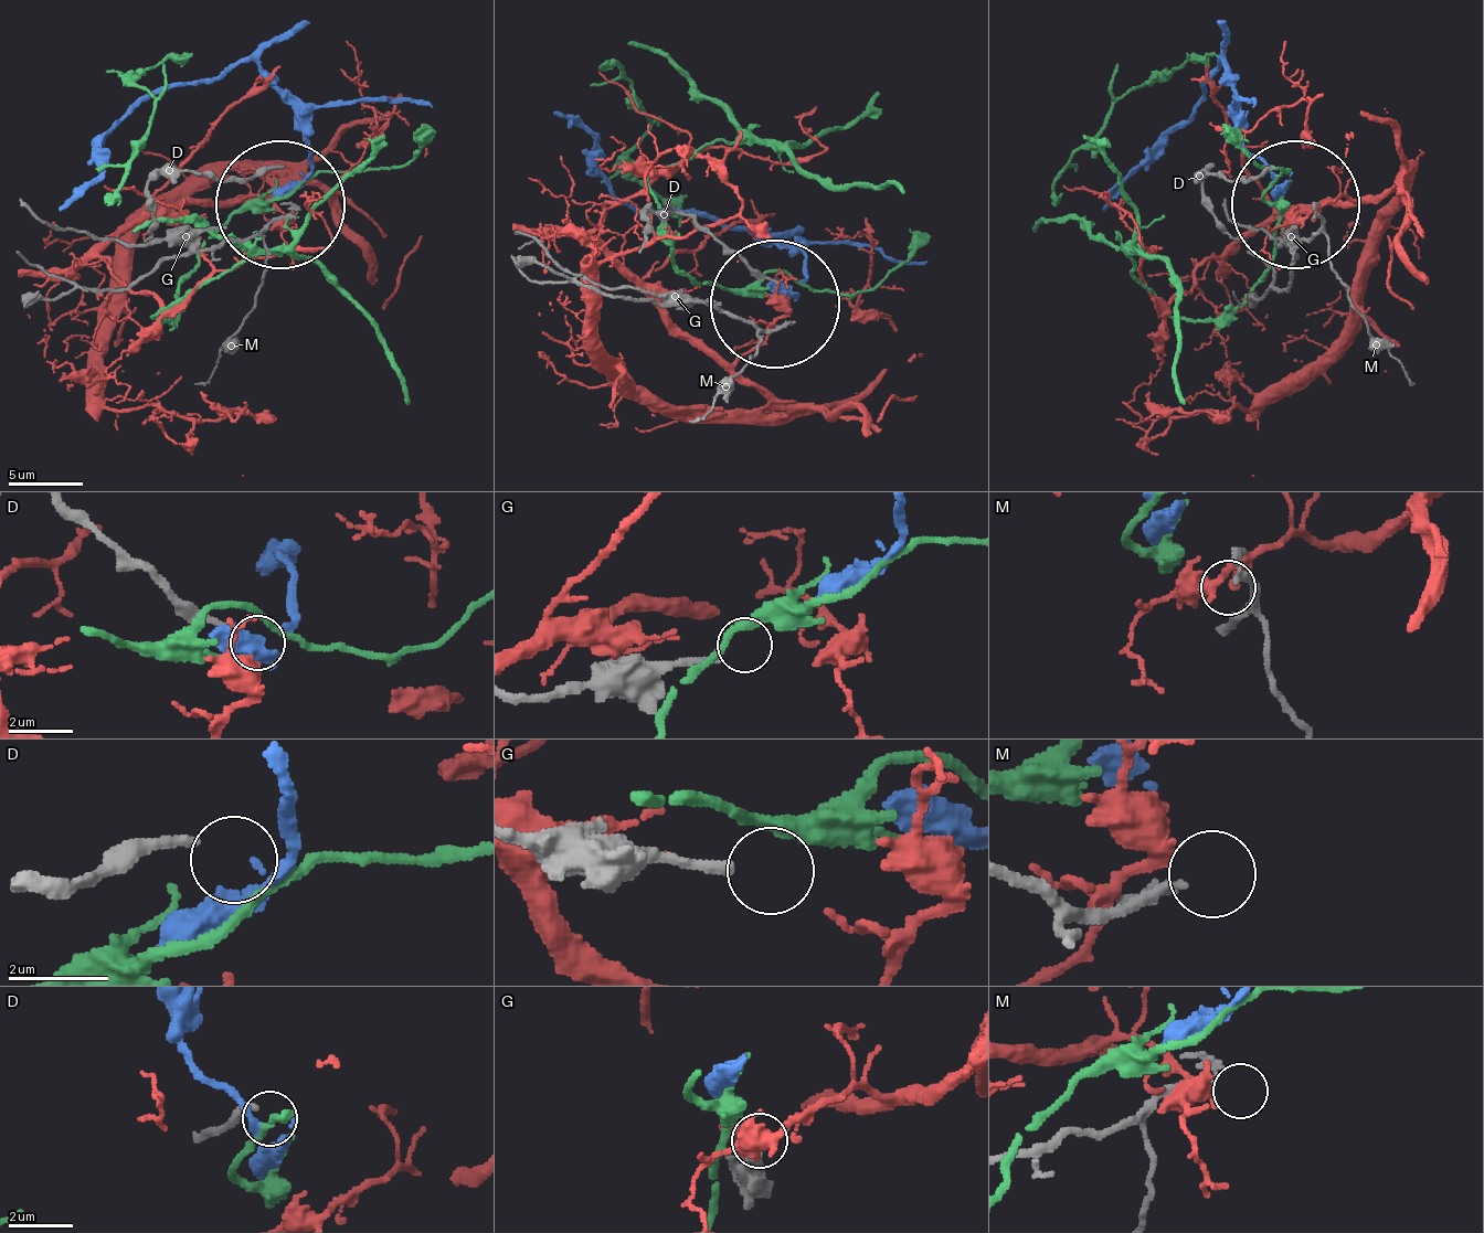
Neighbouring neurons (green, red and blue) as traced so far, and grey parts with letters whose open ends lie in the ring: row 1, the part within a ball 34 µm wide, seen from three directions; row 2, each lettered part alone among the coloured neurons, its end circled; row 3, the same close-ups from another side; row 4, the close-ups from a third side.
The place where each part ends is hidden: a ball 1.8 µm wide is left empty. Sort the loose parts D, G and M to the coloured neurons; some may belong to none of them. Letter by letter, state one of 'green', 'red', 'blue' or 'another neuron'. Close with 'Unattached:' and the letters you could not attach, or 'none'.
D: another neuron
G: another neuron
M: another neuron
Unattached: D, G, M

